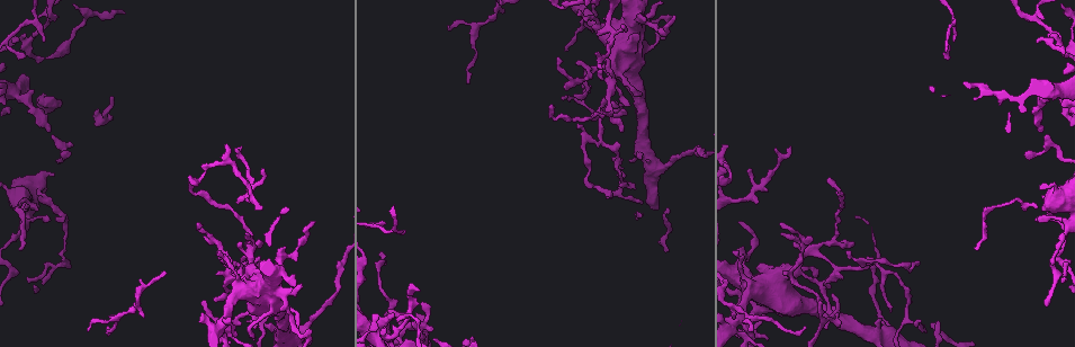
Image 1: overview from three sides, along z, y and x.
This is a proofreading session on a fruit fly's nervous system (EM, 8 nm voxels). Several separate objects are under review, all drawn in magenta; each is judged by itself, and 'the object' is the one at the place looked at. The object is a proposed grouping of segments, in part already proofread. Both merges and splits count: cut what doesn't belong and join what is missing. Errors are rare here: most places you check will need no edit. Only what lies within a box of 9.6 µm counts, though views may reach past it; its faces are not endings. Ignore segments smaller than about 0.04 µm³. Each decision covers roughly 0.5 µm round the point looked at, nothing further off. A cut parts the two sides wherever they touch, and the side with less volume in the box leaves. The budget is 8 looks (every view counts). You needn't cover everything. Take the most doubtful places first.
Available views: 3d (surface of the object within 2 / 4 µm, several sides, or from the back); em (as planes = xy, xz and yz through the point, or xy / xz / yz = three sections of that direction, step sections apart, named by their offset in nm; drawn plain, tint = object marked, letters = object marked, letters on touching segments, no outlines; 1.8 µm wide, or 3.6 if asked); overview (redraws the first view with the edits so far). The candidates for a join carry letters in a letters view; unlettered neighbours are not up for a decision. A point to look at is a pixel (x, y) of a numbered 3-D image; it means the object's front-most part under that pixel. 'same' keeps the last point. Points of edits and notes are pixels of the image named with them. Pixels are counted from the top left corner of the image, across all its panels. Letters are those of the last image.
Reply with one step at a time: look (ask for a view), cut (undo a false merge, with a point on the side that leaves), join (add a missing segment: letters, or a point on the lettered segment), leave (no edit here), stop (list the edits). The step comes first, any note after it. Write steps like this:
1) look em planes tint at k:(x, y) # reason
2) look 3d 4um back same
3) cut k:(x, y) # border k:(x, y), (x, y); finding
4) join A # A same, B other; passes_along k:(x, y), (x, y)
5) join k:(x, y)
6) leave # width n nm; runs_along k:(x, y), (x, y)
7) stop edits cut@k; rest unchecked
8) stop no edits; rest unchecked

look em planes letters at 1:(414, 322) # an open end

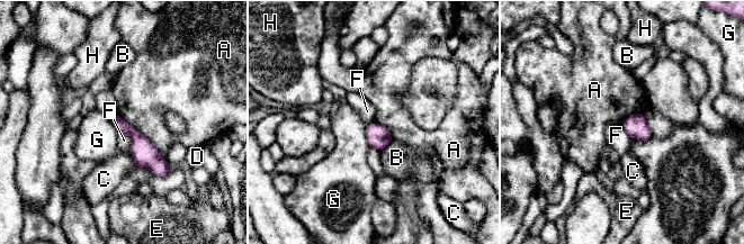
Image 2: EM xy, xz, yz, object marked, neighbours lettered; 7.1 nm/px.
leave # width 110 nm; A other, B other, C other, D other, E other, F other, G other, H other; border 2:(118, 130), (130, 137), (131, 155); no lettered segment goes on from it

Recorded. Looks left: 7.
look em xy step 8 tint at 1:(826, 310) # sharp bend

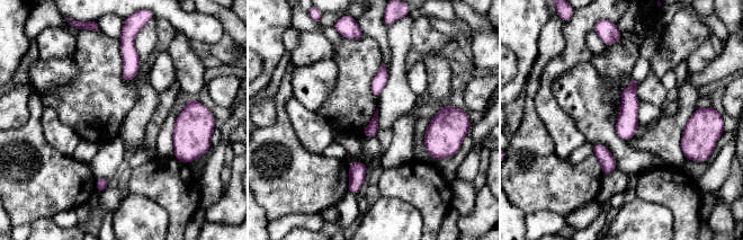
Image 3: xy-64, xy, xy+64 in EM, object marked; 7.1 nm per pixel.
look em xy step 8 letters same # see the neighbours

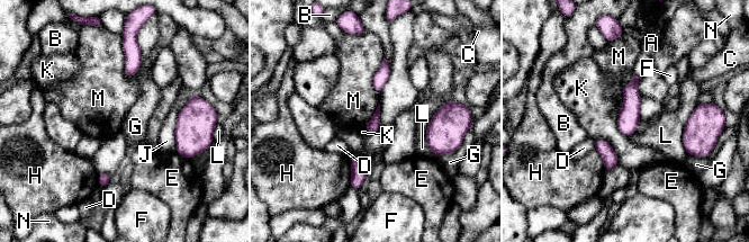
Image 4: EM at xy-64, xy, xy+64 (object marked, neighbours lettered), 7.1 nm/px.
leave # A other, B other, C other, D other, E other, F other, G other, H other, J other, K other, L other, M other, N other; border 4:(136, 42), (141, 52), (140, 69); one cell here

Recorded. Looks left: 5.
look 3d 4um at 1:(373, 326) # abrupt turn

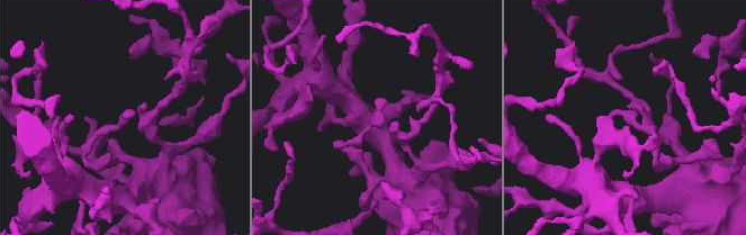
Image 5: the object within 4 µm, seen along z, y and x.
look em 3.6um planes letters at 5:(127, 112)

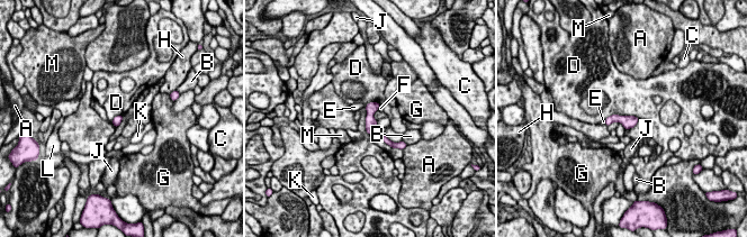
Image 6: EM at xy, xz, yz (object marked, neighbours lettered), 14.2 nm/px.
leave # width 120 nm; A other, B other, C other, D other, E other, F other, G other, H other, J other, K other, L other, M other; border 6:(123, 116), (123, 119), (115, 128); one cell here

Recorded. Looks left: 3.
stop no edits; rest unchecked

